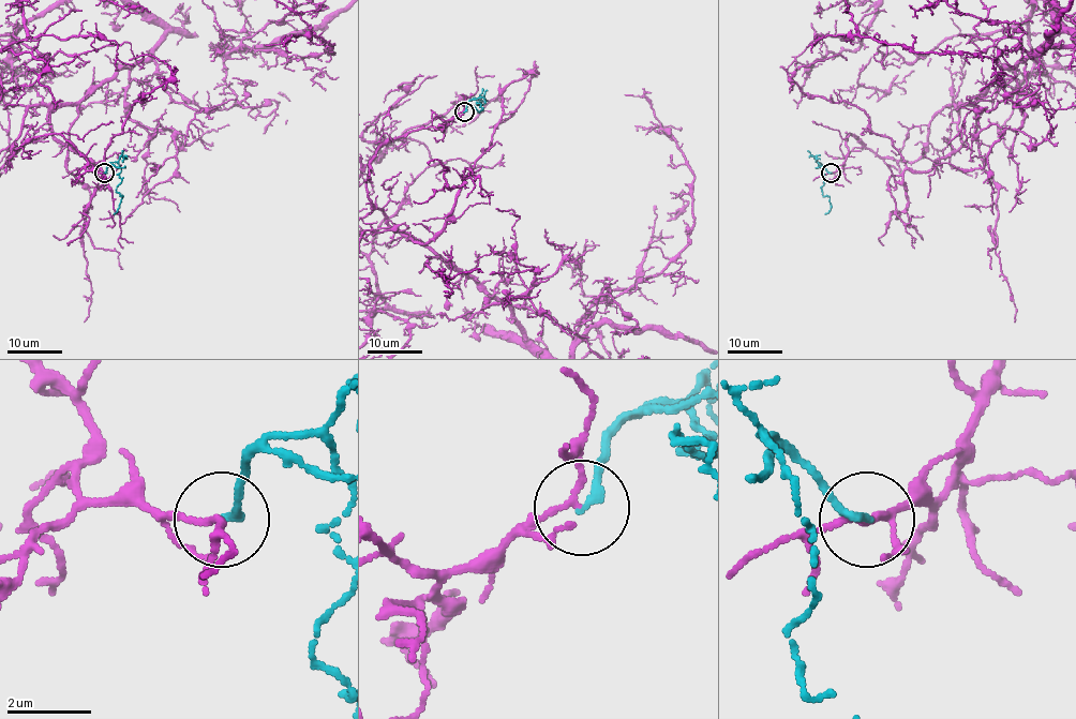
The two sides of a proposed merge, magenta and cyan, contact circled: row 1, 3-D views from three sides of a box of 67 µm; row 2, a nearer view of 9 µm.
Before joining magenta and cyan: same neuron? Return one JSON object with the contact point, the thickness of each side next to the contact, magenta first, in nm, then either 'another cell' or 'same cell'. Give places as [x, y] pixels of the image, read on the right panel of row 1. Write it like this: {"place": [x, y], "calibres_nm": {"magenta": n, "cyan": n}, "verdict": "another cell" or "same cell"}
{"place": [831, 173], "calibres_nm": {"magenta": 120, "cyan": 190}, "verdict": "another cell"}

